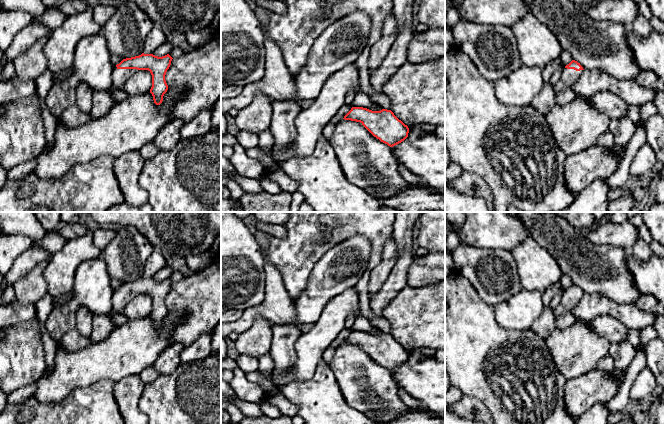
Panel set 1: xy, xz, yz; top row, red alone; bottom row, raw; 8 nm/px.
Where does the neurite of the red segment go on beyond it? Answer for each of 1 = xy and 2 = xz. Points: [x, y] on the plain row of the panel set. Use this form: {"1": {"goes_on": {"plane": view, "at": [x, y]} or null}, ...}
{"1": {"goes_on": {"plane": "xy", "at": [119, 300]}}, "2": {"goes_on": null}}

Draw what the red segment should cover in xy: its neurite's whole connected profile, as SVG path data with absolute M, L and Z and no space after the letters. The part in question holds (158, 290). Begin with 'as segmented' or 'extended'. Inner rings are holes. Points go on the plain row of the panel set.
extended; M142 277L139 280L123 283L114 290L112 303L113 310L119 311L138 294L148 294L152 299L152 311L150 317L153 320L154 327L160 329L163 320L168 314L165 299L169 293L172 281L167 278L162 281L153 278Z

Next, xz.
as segmented; M352 331L345 344L360 346L374 361L393 371L408 361L409 352L391 334L372 335L363 331Z

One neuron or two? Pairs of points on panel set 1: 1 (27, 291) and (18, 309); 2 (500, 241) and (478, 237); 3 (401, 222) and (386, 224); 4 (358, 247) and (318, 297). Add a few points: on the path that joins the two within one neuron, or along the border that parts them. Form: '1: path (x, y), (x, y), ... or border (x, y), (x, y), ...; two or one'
1: border (16, 299), (21, 303), (33, 305); two
2: path (495, 237), (483, 237); one
3: border (395, 222), (392, 234); two
4: path (348, 259), (323, 285); one

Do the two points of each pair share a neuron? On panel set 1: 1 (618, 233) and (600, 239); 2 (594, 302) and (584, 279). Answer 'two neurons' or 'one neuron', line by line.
1: one neuron
2: two neurons

